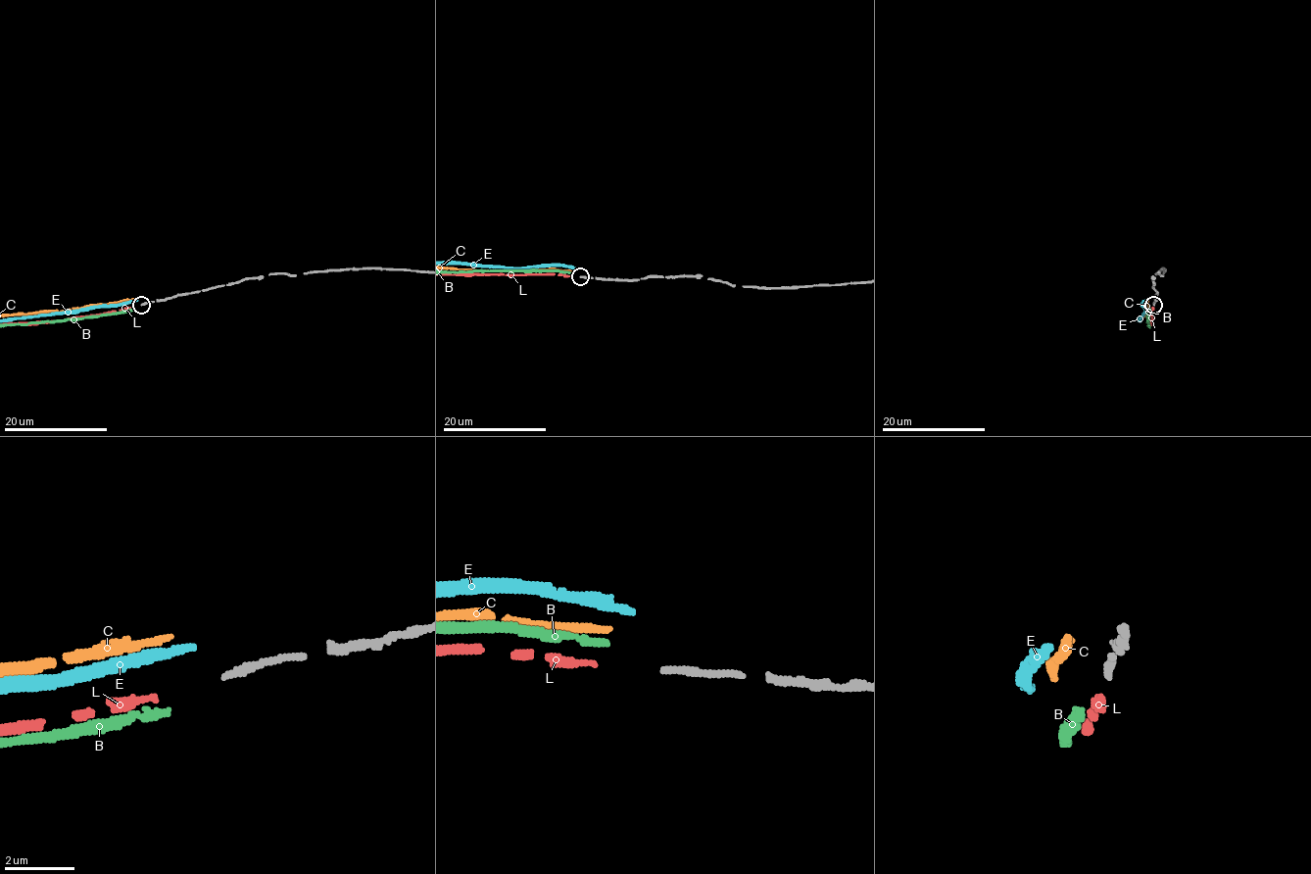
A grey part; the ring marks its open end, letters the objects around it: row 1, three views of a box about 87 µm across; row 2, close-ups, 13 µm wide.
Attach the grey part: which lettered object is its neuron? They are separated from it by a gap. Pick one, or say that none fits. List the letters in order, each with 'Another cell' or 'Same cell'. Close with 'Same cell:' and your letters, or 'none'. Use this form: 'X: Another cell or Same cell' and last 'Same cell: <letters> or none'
B: Another cell
C: Another cell
E: Another cell
L: Same cell
Same cell: L

